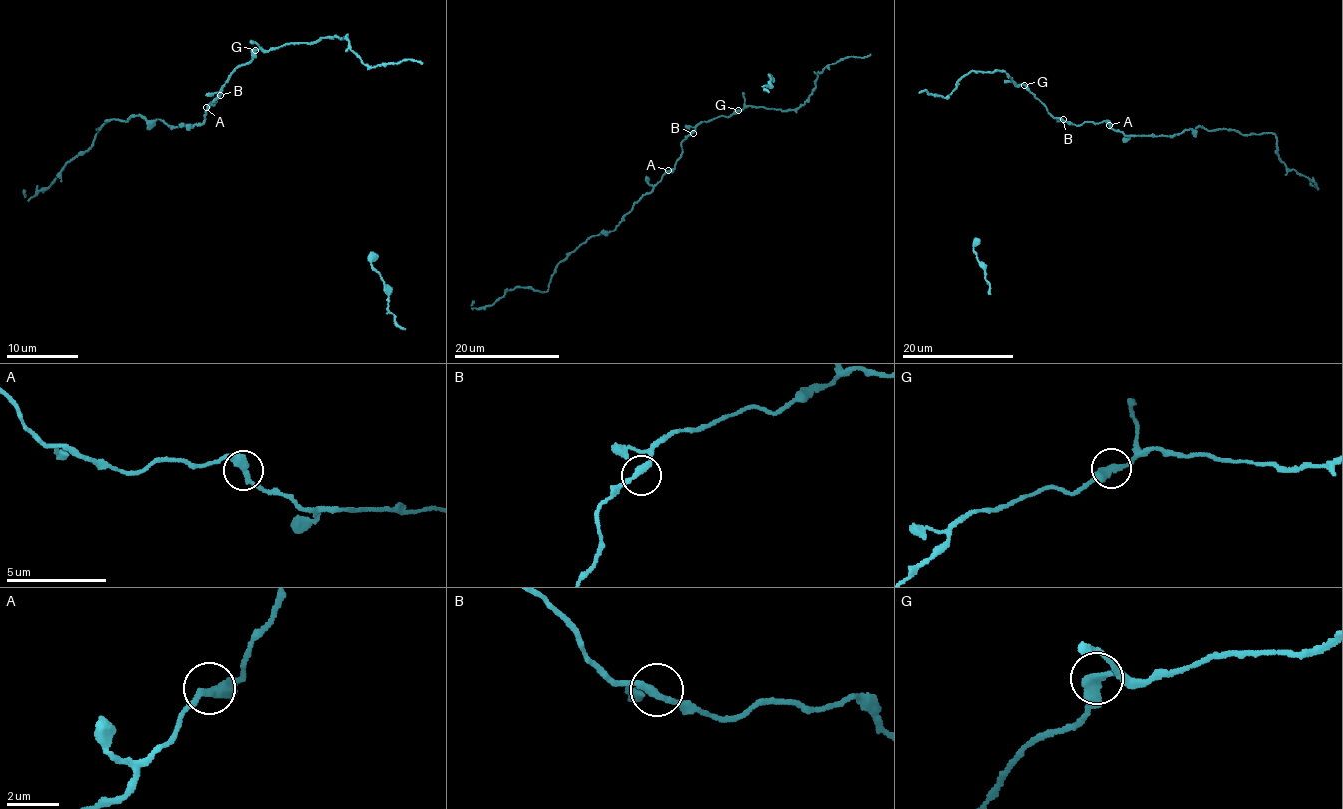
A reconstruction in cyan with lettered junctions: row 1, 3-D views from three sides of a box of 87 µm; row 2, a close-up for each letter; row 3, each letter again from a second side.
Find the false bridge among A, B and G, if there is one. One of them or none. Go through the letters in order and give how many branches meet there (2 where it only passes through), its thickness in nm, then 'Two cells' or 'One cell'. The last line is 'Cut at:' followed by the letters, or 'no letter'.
A: Branches: 2. Thickness 340 nm. One cell
B: Branches: 2. Thickness 280 nm. One cell
G: Branches: 2. Thickness 320 nm. One cell
Cut at: no letter

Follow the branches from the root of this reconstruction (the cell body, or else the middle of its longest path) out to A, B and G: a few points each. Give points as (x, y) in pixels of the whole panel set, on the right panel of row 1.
A: (1043, 104), (1055, 118), (1077, 125), (1103, 121), (1109, 125)
B: (1043, 104), (1055, 118), (1063, 119)
G: (1043, 104), (1024, 85)

